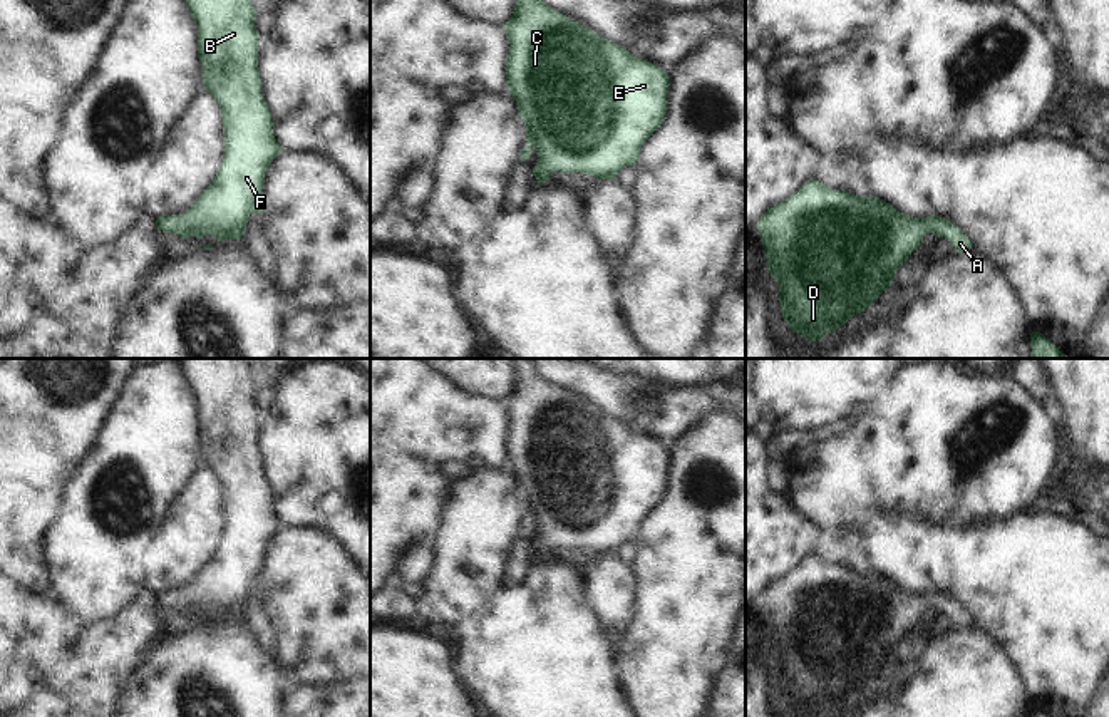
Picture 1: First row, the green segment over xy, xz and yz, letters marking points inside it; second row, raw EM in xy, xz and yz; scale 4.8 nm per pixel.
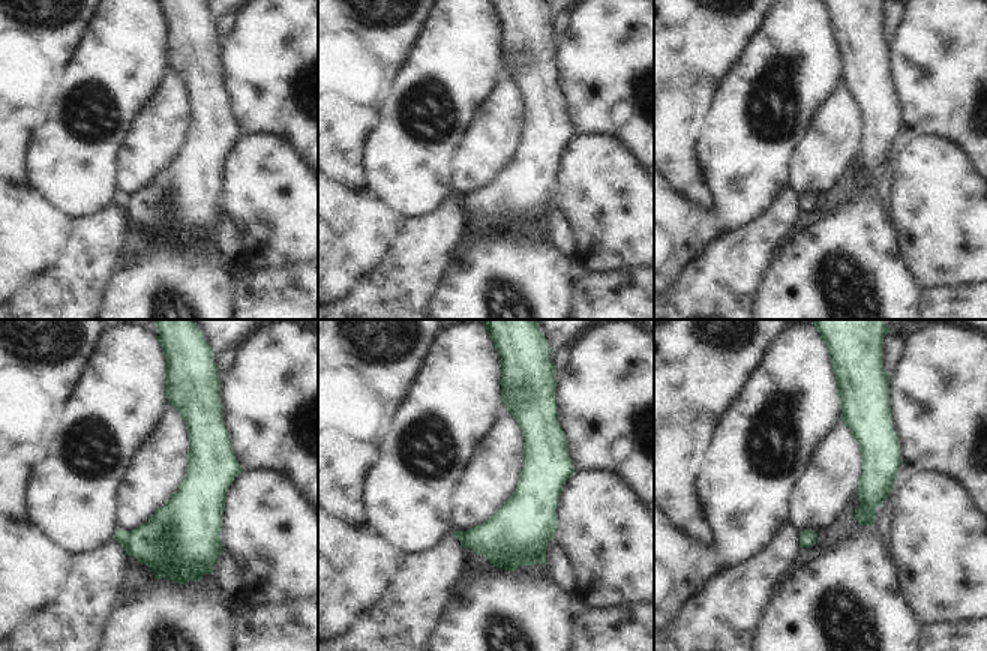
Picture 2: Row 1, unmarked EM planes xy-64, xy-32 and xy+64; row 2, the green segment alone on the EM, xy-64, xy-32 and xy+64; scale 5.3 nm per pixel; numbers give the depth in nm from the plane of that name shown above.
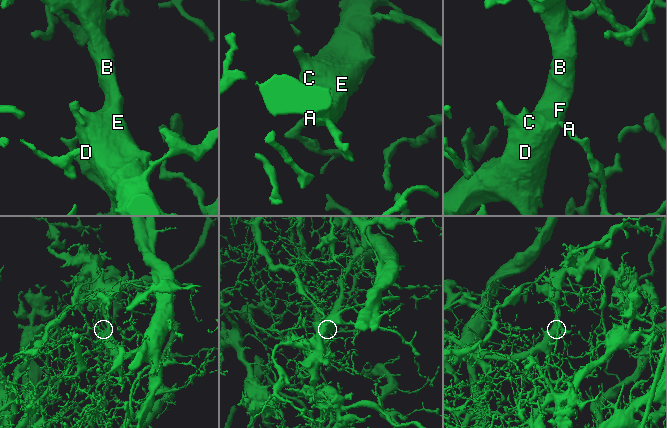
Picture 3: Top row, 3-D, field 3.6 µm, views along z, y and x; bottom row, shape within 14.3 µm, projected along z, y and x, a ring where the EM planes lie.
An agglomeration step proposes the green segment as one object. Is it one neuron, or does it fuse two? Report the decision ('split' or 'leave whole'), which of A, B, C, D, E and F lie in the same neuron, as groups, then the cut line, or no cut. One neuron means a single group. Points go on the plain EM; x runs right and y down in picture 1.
leave whole; groups A B C D E F; cut none

